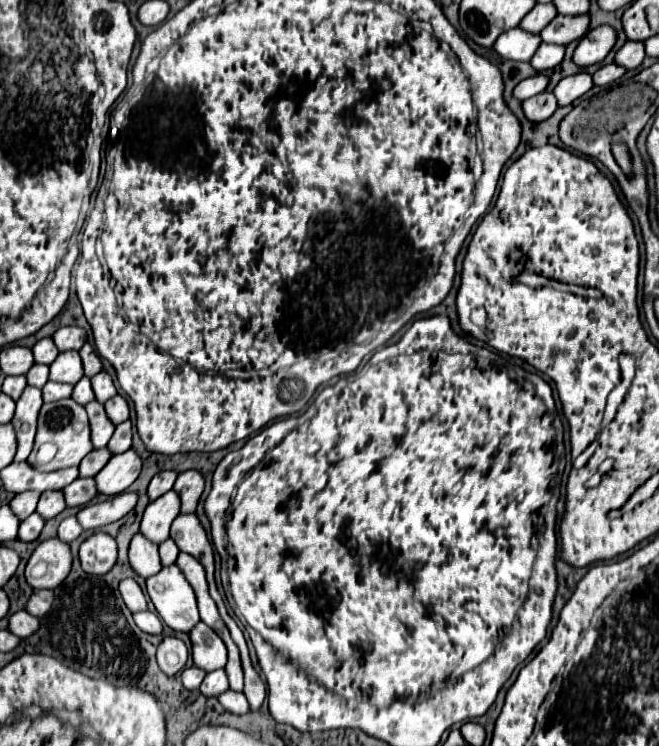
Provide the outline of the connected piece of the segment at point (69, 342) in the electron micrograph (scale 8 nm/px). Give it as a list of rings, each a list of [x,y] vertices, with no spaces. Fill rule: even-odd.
[[[70,325],[70,327],[60,327],[54,335],[52,335],[56,347],[60,351],[78,351],[84,343],[86,343],[86,331],[82,327],[76,327],[76,325]]]

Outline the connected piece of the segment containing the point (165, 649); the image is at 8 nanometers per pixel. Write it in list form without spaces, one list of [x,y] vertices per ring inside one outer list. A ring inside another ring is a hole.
[[[164,637],[164,641],[158,645],[158,653],[156,653],[158,665],[160,669],[168,675],[174,677],[176,673],[180,673],[186,665],[188,659],[188,647],[182,639],[178,637]]]

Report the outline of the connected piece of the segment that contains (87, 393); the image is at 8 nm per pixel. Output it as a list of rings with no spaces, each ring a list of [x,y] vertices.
[[[82,377],[76,385],[74,385],[74,393],[72,393],[72,399],[80,405],[86,405],[90,401],[94,401],[94,393],[92,393],[92,385],[90,385],[90,379],[88,377]]]

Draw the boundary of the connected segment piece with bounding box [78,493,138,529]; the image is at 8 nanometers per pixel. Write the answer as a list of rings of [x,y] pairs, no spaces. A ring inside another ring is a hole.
[[[120,493],[104,503],[96,503],[96,505],[88,505],[84,509],[78,511],[78,521],[84,529],[98,529],[102,525],[114,523],[120,517],[128,515],[138,503],[138,495],[136,493]]]

